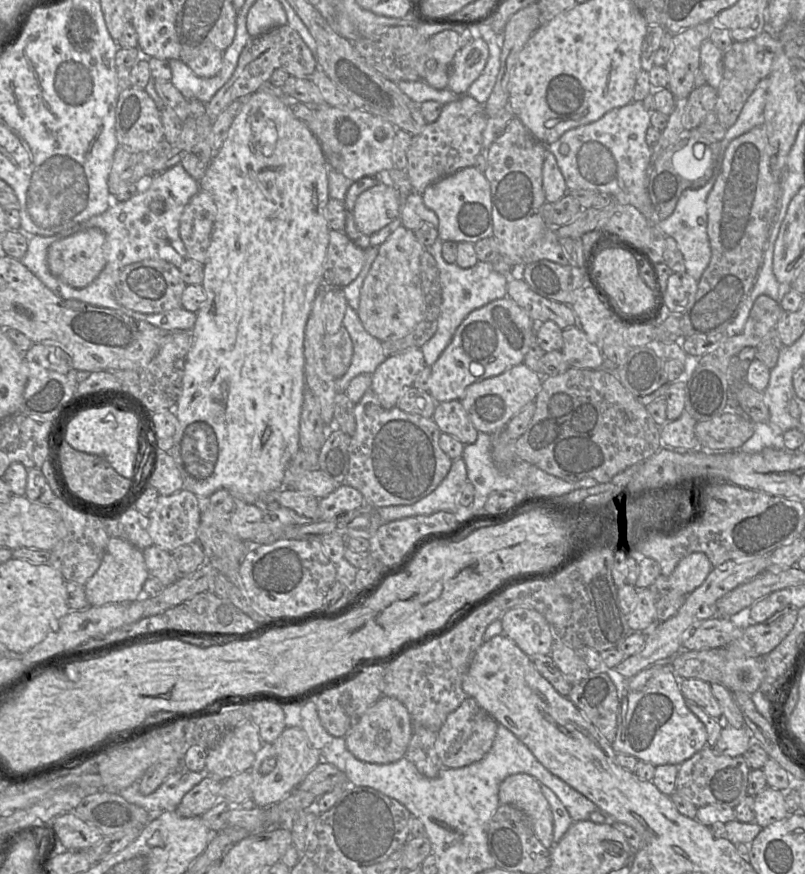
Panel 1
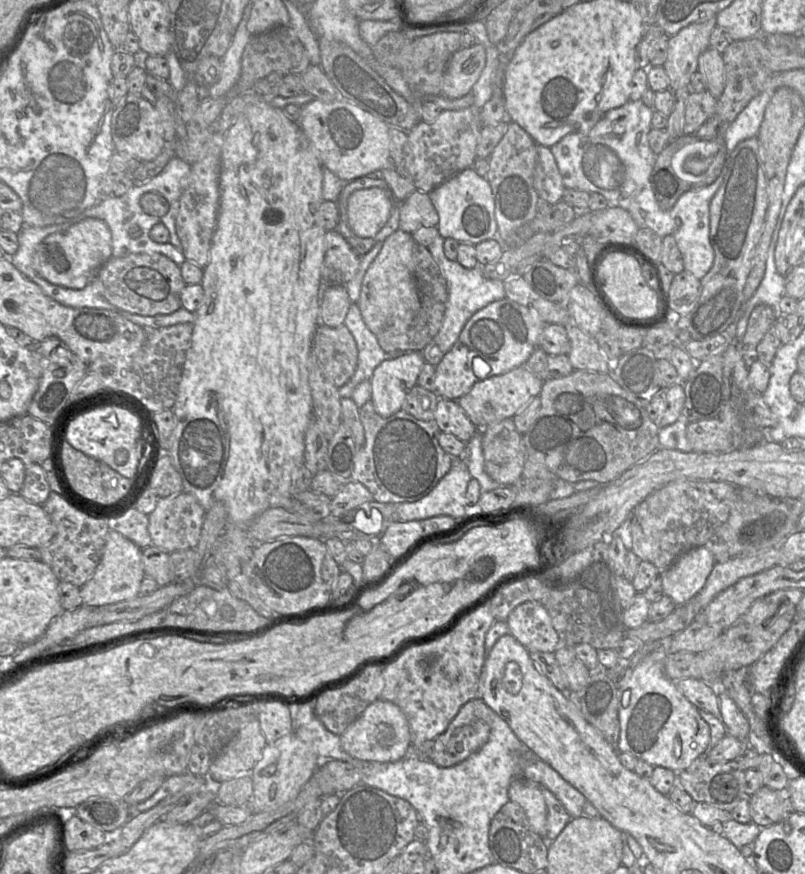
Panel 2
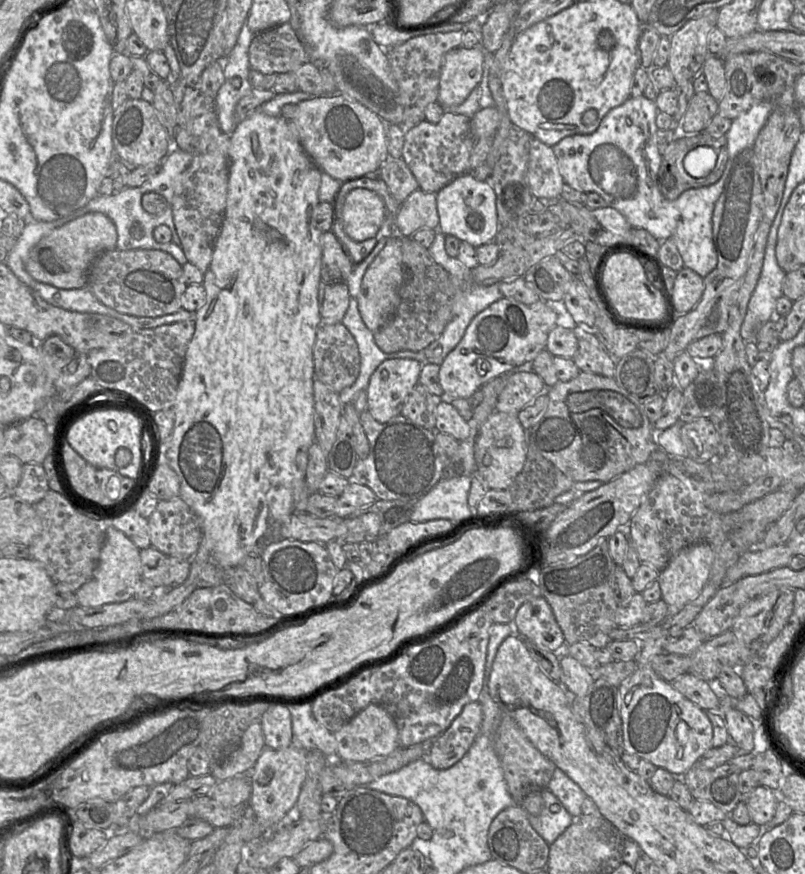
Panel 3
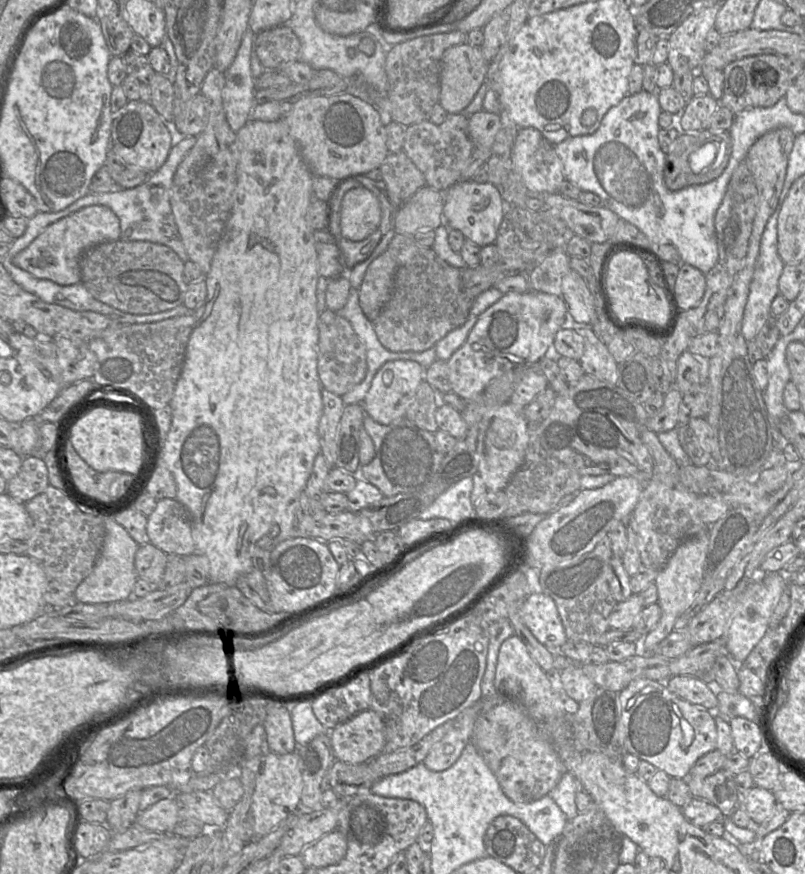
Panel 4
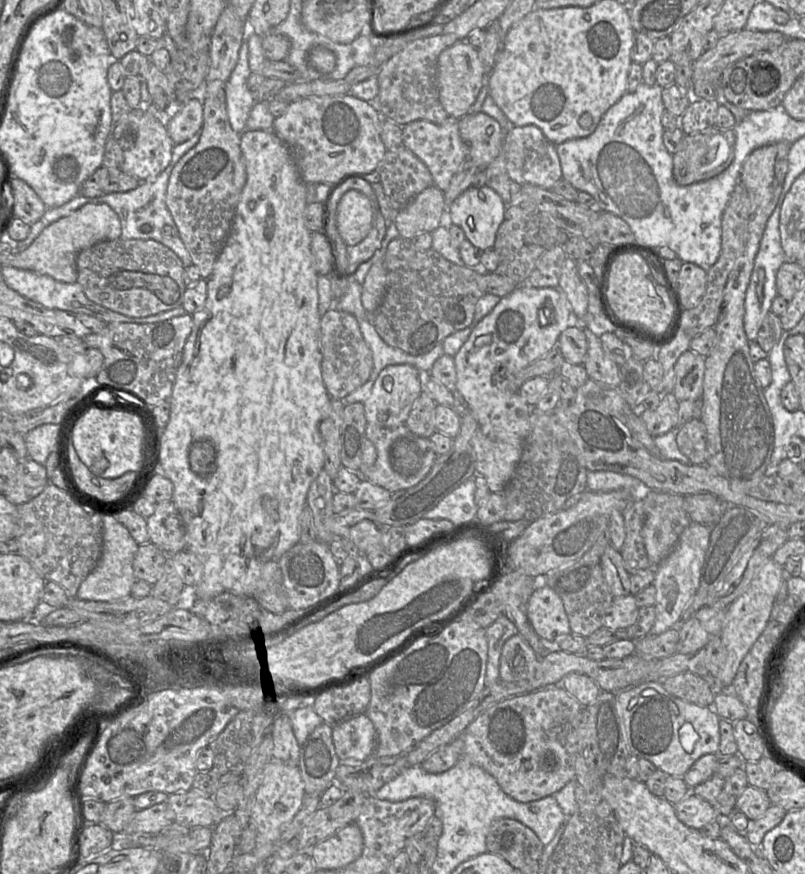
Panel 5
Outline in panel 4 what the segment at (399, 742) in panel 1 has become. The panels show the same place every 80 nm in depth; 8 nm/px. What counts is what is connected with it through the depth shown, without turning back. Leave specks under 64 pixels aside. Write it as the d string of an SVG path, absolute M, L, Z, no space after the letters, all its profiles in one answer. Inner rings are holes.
M371 708L359 712L330 731L336 760L348 764L363 764L384 751L385 724Z

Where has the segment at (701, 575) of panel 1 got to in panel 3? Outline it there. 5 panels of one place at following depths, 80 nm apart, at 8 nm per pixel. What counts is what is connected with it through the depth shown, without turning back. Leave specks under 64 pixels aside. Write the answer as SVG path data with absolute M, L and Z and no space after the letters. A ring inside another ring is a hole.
M696 543L680 550L658 573L661 599L666 603L668 616L677 614L687 603L695 600L706 585L714 561L714 552L708 543Z

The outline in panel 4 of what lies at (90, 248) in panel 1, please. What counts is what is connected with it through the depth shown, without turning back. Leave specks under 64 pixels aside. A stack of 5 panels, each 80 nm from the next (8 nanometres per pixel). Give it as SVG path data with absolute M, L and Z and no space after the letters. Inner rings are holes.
M91 205L50 224L12 262L39 279L67 286L81 282L80 257L88 248L120 239L120 221L107 206Z

